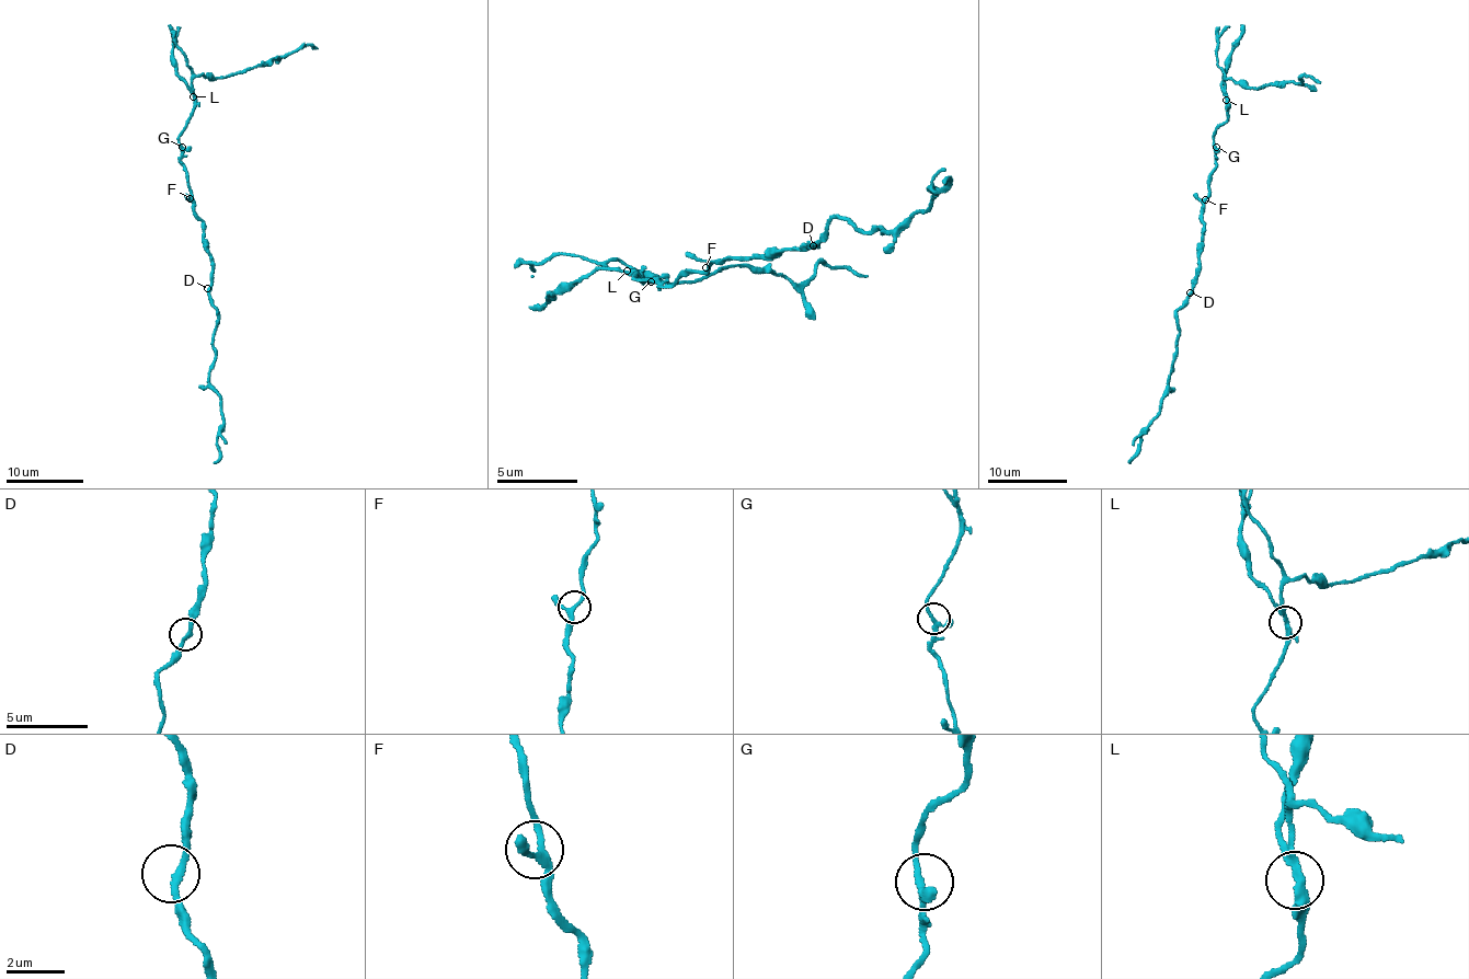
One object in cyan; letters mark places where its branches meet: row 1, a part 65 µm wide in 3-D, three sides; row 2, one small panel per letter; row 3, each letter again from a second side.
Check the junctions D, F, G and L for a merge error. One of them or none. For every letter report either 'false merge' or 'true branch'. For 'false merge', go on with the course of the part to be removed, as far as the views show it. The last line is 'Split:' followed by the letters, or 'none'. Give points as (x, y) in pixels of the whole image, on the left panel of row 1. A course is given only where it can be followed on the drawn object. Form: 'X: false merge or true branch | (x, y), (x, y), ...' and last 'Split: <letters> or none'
D: true branch
F: true branch
G: true branch
L: false merge | (194, 96), (187, 82), (176, 75), (168, 25)
Split: L

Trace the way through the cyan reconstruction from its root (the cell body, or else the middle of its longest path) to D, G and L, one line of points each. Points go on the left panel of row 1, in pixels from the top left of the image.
D: (190, 189), (193, 209), (203, 221), (203, 242), (211, 254), (213, 277), (207, 288)
G: (190, 189), (188, 174), (182, 163), (182, 147)
L: (190, 189), (179, 135), (193, 111), (194, 96)

